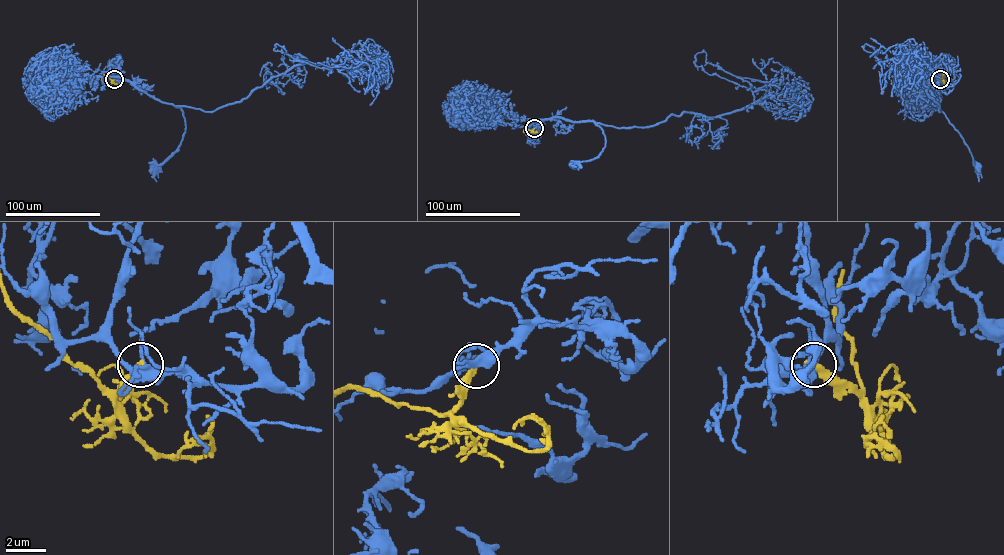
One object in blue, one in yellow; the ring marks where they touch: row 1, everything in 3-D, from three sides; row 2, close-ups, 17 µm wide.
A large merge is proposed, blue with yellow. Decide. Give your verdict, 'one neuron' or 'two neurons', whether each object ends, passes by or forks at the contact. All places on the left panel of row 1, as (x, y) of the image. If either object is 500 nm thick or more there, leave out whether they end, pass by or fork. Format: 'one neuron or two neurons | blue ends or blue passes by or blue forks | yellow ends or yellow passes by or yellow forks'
two neurons | blue forks | yellow ends

